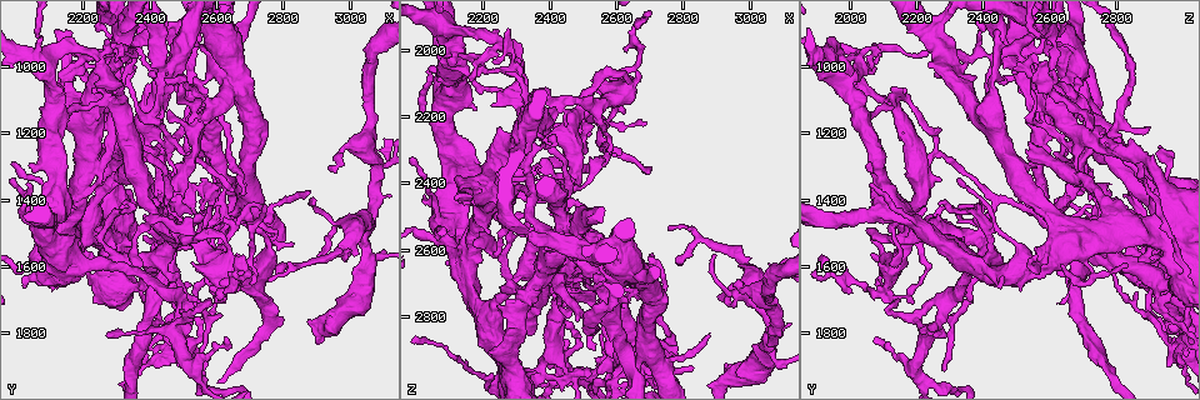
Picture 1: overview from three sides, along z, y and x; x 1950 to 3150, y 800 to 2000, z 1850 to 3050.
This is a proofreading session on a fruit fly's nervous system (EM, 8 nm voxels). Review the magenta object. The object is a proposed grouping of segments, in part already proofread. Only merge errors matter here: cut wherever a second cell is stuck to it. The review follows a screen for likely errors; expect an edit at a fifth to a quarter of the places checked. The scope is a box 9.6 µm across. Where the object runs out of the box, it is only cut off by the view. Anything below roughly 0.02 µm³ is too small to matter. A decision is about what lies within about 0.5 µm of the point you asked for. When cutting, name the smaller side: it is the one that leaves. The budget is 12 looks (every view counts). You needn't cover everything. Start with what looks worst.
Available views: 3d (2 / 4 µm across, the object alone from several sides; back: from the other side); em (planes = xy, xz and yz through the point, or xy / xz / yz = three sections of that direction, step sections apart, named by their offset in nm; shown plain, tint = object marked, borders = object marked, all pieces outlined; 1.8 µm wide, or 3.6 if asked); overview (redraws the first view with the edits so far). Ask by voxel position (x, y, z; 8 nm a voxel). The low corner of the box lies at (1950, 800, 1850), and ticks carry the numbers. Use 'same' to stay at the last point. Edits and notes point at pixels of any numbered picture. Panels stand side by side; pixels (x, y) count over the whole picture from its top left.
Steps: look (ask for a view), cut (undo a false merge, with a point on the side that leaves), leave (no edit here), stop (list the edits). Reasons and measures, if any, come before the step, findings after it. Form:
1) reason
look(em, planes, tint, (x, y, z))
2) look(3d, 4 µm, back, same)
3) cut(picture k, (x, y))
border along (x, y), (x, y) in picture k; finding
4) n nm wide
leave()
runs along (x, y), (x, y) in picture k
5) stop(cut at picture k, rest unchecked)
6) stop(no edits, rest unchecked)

two arms at a narrow angle
look(3d, 2 µm, back, (2460, 1820, 2990))

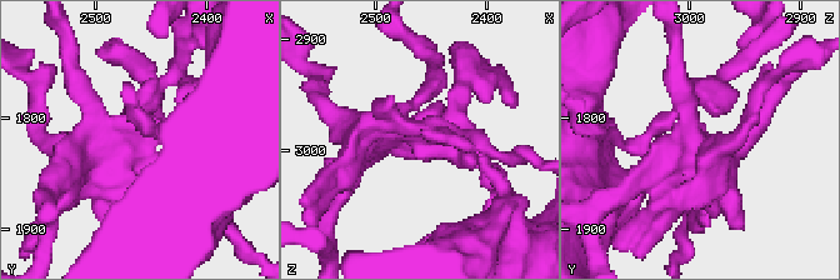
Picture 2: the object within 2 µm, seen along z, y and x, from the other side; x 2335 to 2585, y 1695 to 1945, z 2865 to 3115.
look(em, planes, tint, (2468, 1810, 2992))

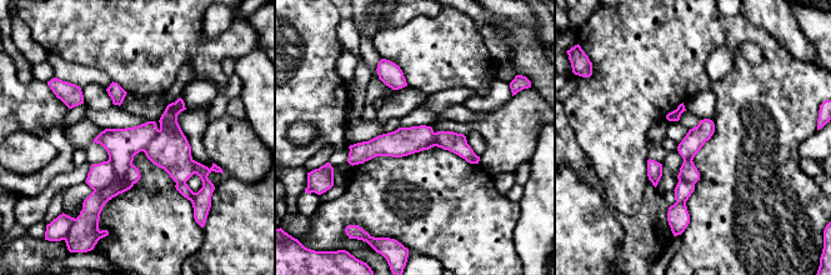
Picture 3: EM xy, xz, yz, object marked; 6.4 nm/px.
leave()
runs along (180, 103), (120, 160), (96, 200) in picture 3; all the same cell

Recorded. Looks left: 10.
calibre changes
look(em, planes, borders, (2430, 1580, 2770))

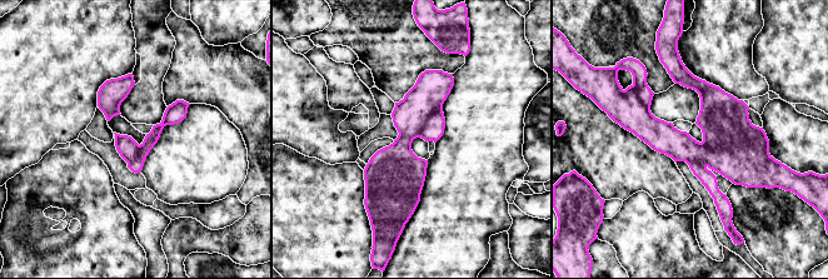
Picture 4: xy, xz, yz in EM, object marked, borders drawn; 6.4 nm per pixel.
leave()
continuous, no second cell

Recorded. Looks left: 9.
small branch off a trunk
look(em, xy, step 16, tint, (2370, 1200, 2700))

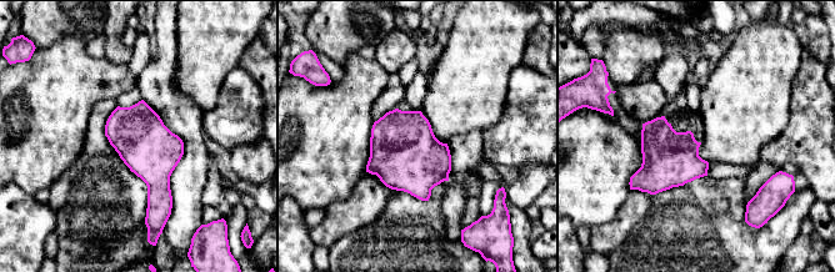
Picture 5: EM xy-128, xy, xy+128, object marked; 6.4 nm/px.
170 nm wide
leave()
all the same cell

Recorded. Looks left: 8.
three-way junction
look(em, xz, step 4, tint, (2620, 1610, 2120))

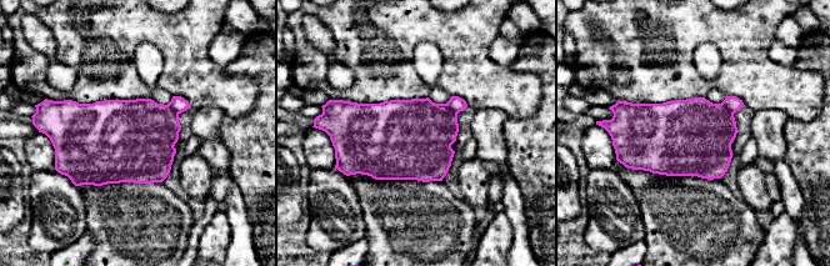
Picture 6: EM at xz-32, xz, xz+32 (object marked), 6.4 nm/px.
leave()
all the same cell

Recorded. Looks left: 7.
side arm on a straight run
look(3d, 4 µm, (2200, 1470, 2790))

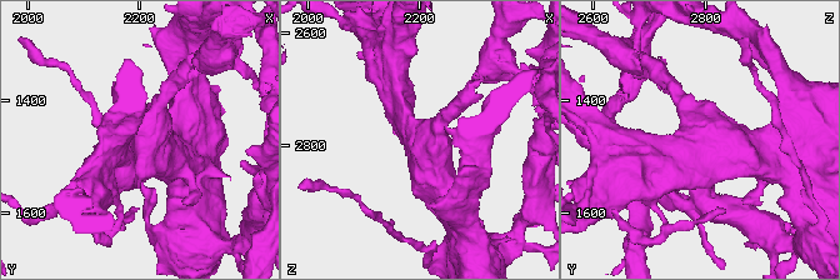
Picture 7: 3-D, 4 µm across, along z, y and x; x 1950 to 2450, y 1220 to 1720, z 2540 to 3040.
look(em, 3.6 µm, planes, tint, (2200, 1480, 2790))

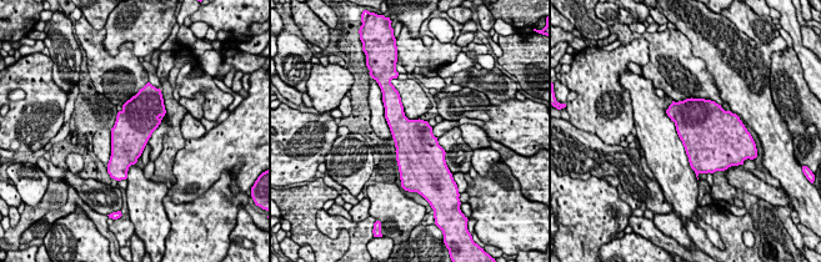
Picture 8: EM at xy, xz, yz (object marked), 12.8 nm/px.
leave()
one cell here

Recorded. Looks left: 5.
stop(no edits, rest unchecked)

